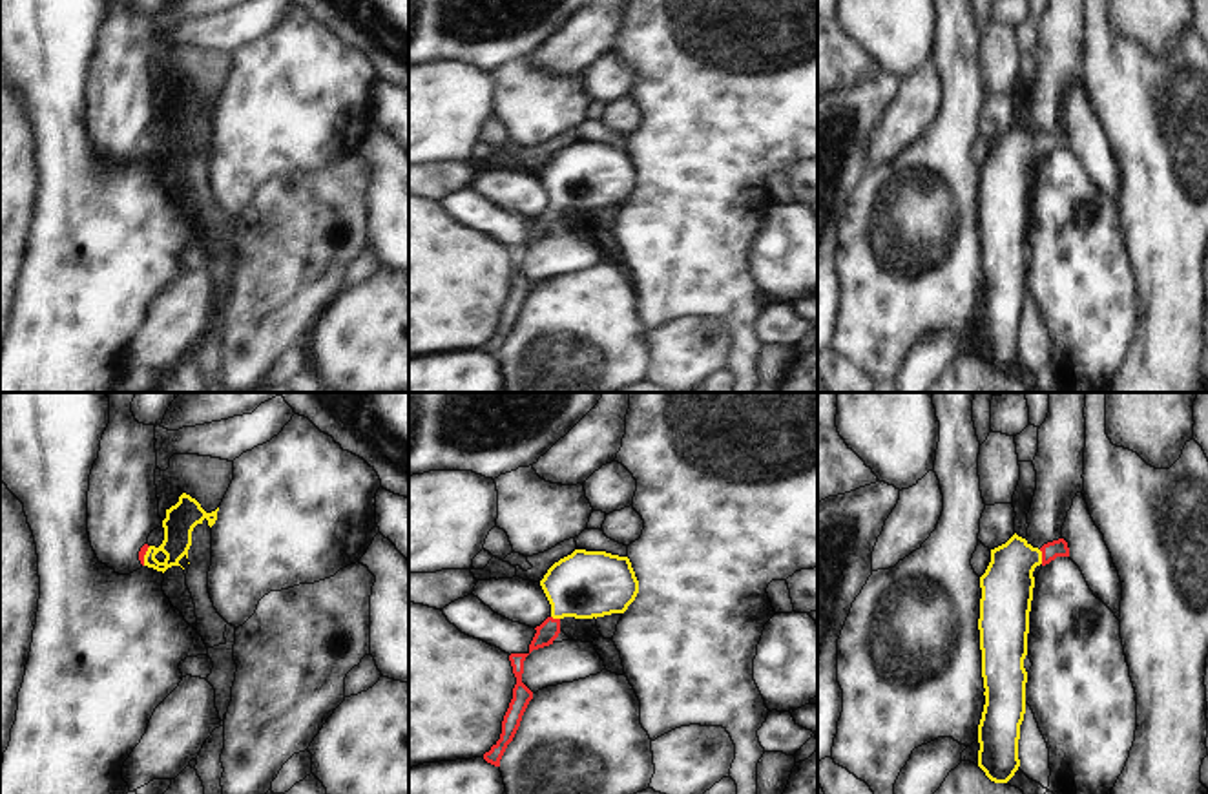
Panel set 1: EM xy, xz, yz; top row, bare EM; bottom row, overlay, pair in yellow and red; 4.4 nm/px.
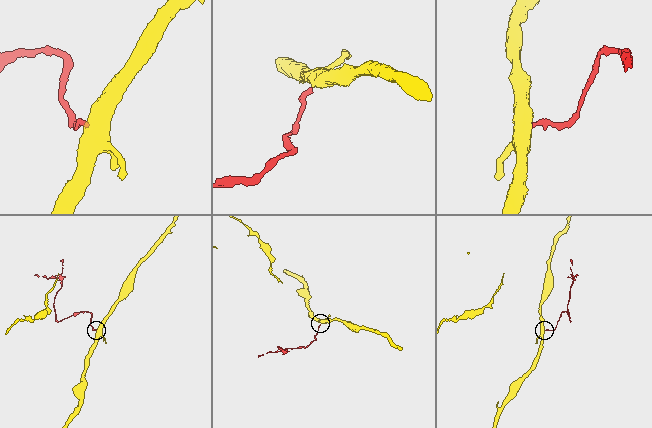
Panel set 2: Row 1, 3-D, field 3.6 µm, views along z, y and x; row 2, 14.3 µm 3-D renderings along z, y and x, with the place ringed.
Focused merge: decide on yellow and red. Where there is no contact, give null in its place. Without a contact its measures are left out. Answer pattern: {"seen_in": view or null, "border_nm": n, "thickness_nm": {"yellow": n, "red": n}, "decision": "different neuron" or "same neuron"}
{"seen_in": "yz", "border_nm": 70, "thickness_nm": {"yellow": 220, "red": 80}, "decision": "same neuron"}

